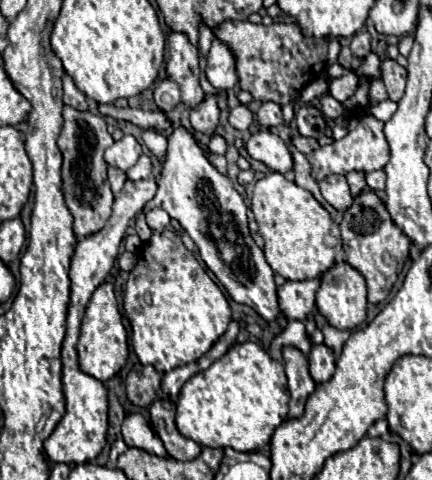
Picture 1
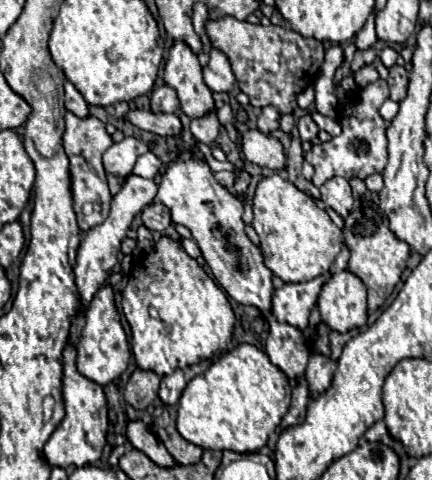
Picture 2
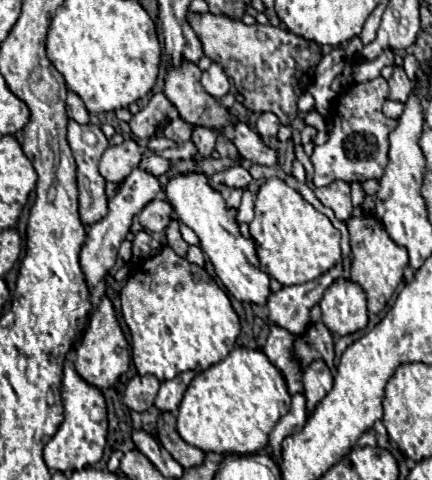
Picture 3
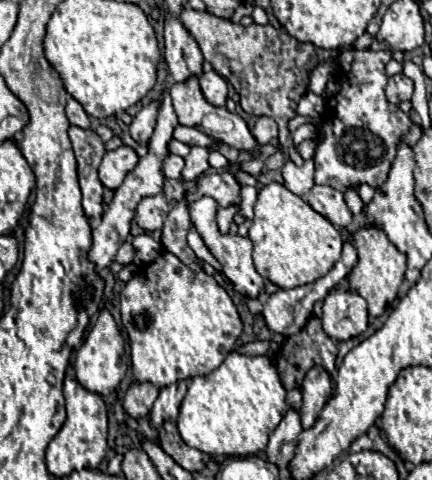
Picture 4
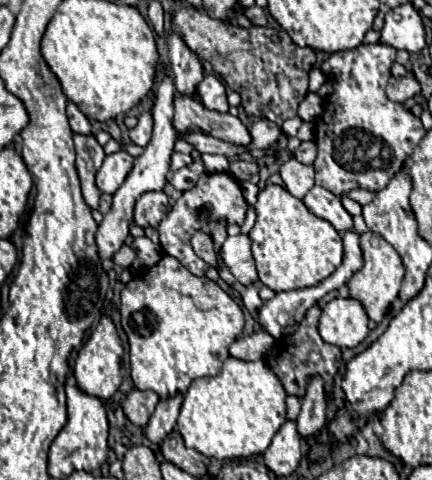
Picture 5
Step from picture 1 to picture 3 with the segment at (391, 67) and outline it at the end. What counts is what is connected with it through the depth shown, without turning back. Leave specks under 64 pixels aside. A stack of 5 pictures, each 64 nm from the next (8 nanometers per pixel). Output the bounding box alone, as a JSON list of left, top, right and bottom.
[388,66,414,102]

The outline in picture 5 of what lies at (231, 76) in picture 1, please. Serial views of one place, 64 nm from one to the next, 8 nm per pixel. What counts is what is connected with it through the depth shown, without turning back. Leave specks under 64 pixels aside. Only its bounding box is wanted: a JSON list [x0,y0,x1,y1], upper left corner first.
[196,74,229,112]

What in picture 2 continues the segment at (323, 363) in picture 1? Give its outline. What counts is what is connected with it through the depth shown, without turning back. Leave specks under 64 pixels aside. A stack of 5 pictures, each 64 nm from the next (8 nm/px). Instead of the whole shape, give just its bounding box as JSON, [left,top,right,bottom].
[306,352,336,396]

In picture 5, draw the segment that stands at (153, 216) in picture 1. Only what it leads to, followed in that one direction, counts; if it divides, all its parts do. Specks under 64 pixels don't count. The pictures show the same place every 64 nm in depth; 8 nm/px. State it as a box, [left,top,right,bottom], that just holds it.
[134,192,168,228]

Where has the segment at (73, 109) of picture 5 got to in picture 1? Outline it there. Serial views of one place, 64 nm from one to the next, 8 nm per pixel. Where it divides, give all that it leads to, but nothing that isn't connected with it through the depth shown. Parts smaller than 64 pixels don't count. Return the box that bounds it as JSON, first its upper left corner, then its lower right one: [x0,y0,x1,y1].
[62,74,88,110]

